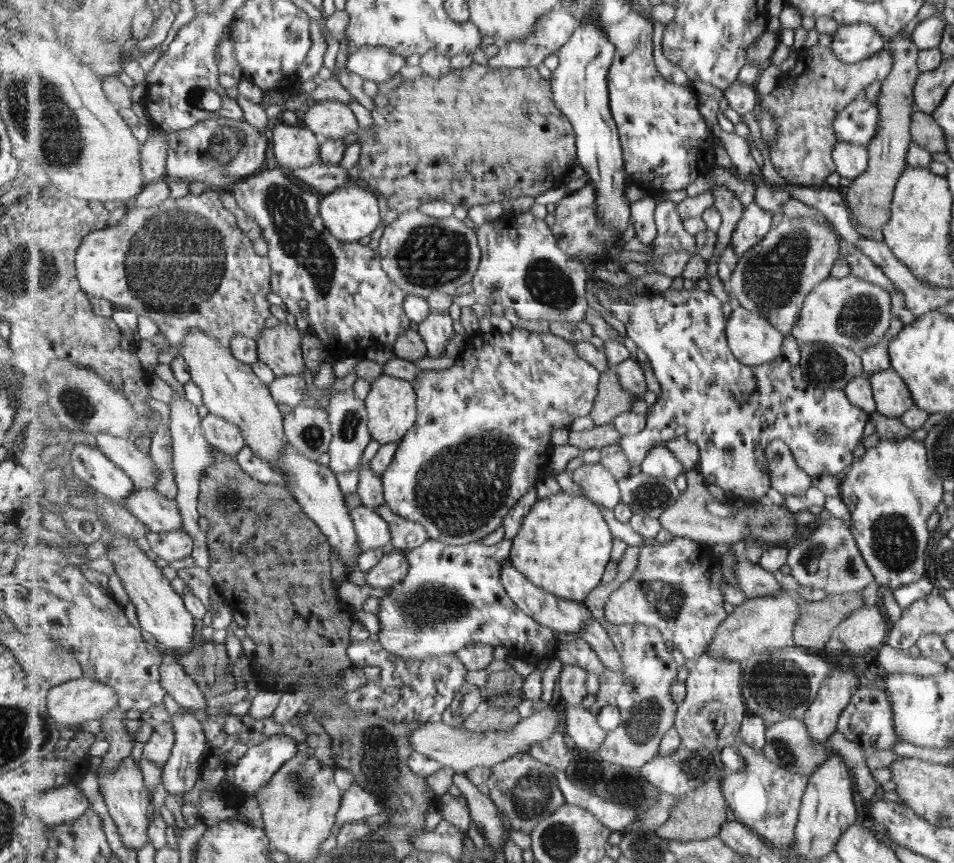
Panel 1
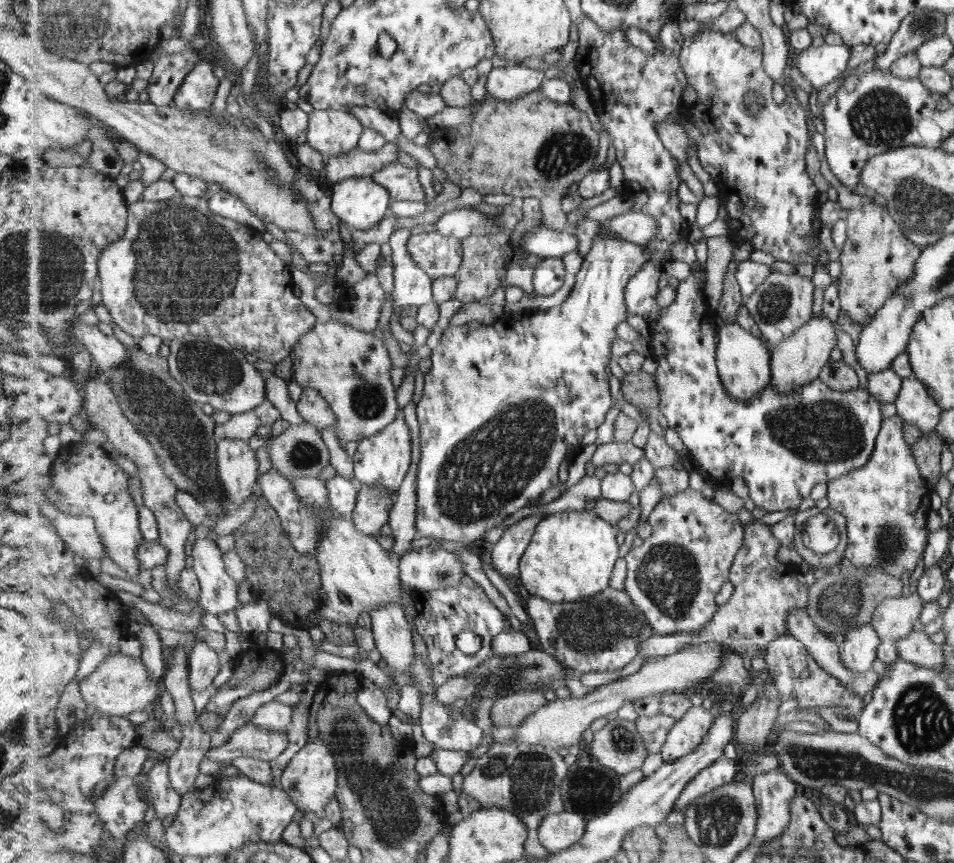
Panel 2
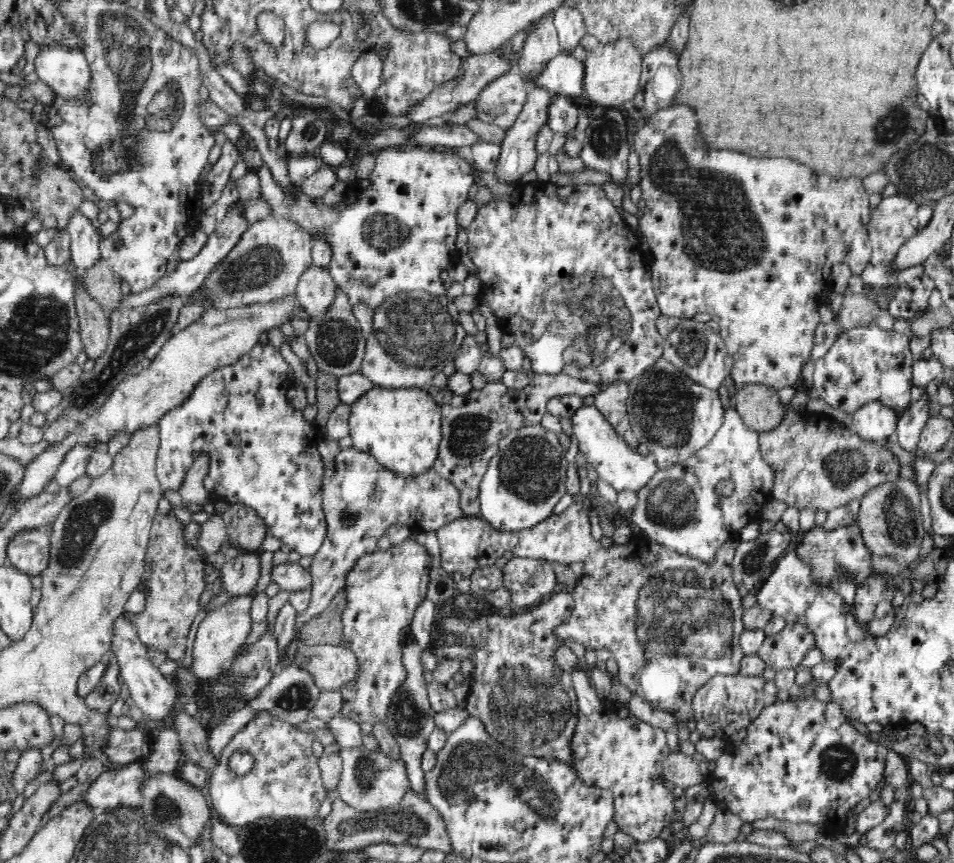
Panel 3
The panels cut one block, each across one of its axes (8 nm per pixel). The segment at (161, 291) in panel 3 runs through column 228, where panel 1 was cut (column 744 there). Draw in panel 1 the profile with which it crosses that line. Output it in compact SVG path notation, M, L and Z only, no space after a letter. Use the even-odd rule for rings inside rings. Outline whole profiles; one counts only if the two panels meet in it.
M755 200L746 206L743 219L735 229L731 242L740 258L750 248L753 248L754 244L760 243L760 240L765 238L776 221L773 214L763 212L763 208L759 204L755 204Z

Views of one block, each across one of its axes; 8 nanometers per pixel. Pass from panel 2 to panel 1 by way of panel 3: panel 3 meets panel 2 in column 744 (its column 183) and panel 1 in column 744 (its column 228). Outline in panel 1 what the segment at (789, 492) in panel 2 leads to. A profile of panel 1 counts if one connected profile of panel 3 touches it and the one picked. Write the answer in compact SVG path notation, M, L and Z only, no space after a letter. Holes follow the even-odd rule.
M692 288L691 290L681 289L679 291L671 291L667 289L663 293L652 293L646 291L646 294L639 293L639 295L631 295L629 299L613 299L613 295L609 295L605 289L602 289L598 295L600 303L612 312L616 319L624 323L624 326L627 330L627 335L632 339L636 346L645 352L656 377L659 379L659 382L662 386L662 391L660 396L657 396L657 401L649 409L648 424L647 428L643 432L639 432L636 436L624 436L621 440L625 452L627 452L628 459L631 461L631 464L635 466L635 470L641 468L643 461L647 458L649 451L655 447L658 443L663 442L664 440L673 440L681 436L687 436L689 440L692 440L699 446L701 451L700 462L695 466L705 478L707 484L714 484L721 488L728 499L730 500L743 500L745 503L759 502L760 500L765 500L765 494L769 492L769 488L772 487L772 480L770 475L770 466L767 462L766 450L770 442L774 440L782 440L785 444L789 445L797 464L807 473L810 474L813 478L821 476L821 474L830 474L835 475L839 474L841 470L846 470L854 462L853 450L857 446L862 445L861 440L863 440L863 428L867 426L867 422L870 420L870 413L865 409L861 408L860 405L853 404L849 397L846 395L844 390L835 390L835 389L824 389L824 388L813 388L808 380L804 377L800 362L801 362L801 349L800 349L800 340L792 336L792 332L785 336L784 340L784 350L783 352L771 362L760 364L757 366L749 366L743 364L732 351L732 348L729 346L728 336L726 333L728 317L725 316L723 312L723 303L719 298L715 298L711 292L701 292Z

